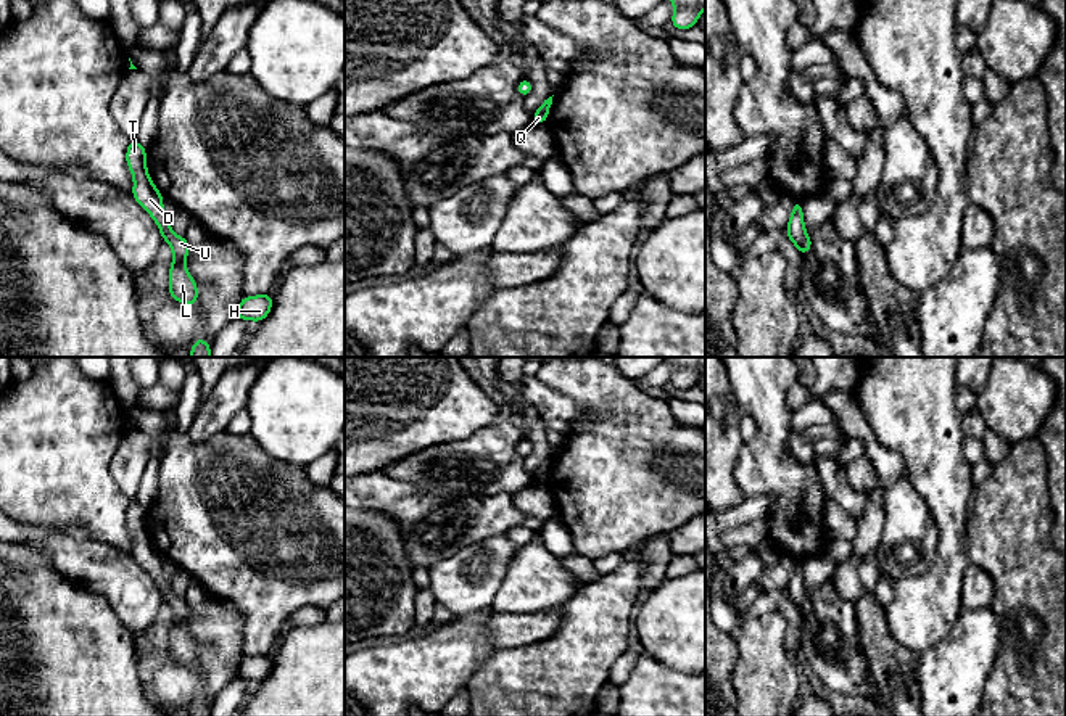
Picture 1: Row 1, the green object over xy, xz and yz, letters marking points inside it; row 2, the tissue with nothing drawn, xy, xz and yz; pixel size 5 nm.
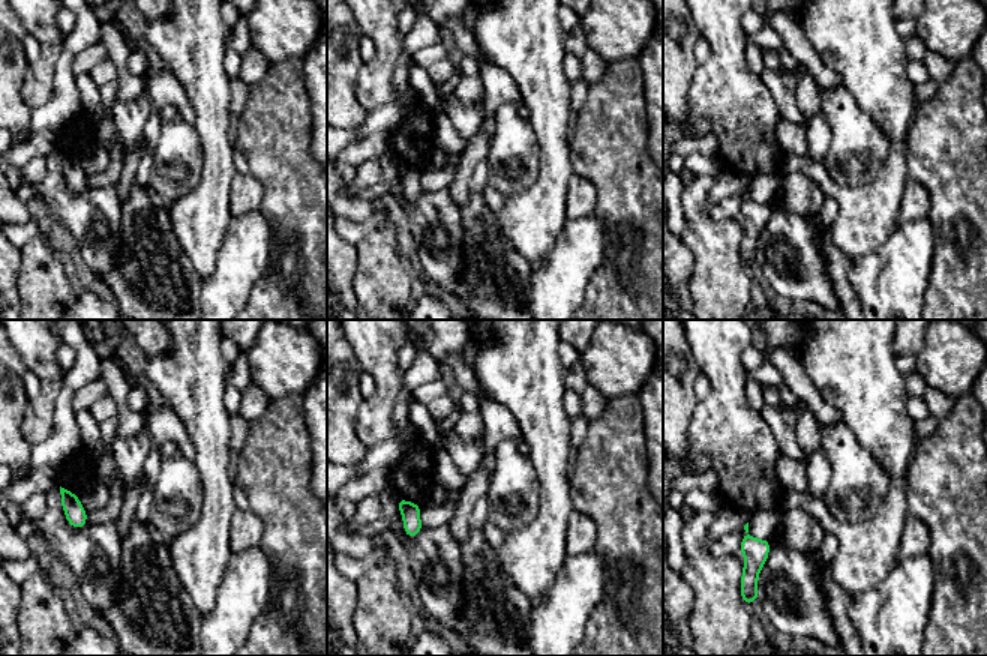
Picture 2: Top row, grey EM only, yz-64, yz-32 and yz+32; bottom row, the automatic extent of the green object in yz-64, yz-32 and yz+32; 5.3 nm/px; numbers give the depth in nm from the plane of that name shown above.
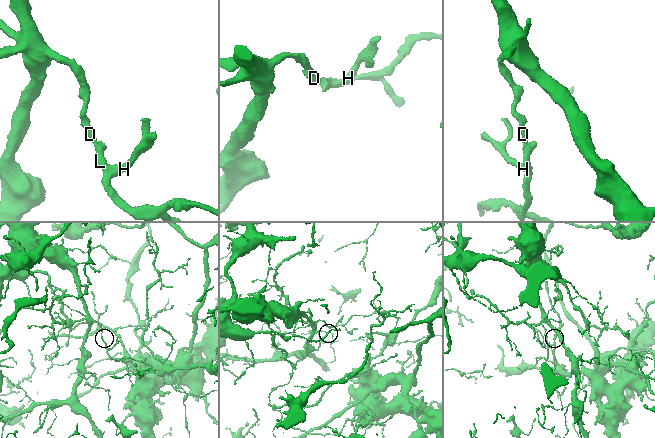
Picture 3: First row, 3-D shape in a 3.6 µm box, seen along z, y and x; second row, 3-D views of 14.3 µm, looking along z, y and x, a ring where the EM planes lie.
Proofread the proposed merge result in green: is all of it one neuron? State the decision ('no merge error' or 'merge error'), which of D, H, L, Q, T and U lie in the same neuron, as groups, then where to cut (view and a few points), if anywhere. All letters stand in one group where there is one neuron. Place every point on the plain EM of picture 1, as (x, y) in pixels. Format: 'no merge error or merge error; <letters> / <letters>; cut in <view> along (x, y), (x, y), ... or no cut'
no merge error; D H L Q T U; no cut

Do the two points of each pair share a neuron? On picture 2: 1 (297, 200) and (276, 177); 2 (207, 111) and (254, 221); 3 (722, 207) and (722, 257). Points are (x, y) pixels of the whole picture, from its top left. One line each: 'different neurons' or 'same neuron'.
1: same neuron
2: different neurons
3: different neurons

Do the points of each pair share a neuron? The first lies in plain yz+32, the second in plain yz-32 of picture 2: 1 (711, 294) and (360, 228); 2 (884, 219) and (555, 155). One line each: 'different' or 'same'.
1: different
2: same

